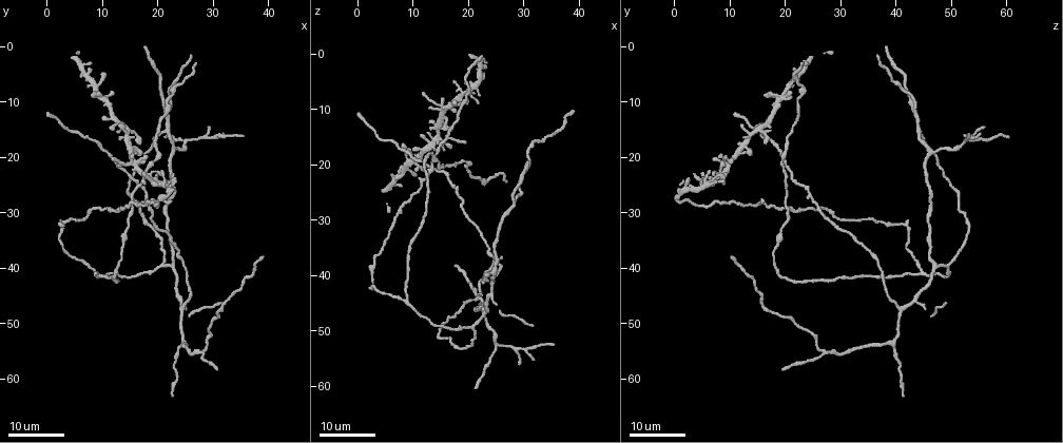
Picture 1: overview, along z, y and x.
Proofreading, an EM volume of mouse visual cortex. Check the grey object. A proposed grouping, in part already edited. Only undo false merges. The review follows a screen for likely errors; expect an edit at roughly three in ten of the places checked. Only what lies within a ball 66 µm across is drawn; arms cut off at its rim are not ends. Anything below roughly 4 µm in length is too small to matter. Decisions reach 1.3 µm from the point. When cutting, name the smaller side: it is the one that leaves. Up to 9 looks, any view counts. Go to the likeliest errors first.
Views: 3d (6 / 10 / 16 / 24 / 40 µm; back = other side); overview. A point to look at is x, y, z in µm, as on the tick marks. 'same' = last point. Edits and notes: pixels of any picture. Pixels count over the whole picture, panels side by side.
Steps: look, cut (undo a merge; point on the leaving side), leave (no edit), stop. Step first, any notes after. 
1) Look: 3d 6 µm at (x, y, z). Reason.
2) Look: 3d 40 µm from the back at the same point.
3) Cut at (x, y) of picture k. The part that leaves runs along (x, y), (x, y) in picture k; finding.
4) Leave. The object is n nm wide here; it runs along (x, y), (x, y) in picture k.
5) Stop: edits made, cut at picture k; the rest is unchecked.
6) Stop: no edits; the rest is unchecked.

Look: 3d 24 µm at (23.0, 18.5, 46.5). Three-way junction.

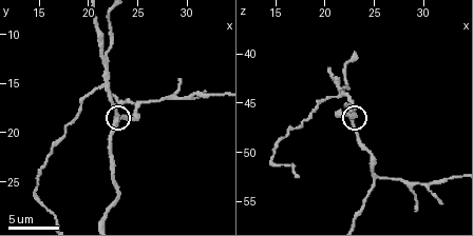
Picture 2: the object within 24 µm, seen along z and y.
Look: 3d 6 µm at the same point.

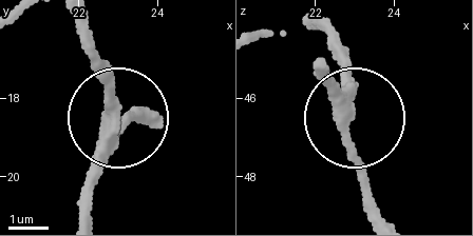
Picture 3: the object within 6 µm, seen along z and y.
Leave. It runs along (325, 71), (373, 218) in picture 3; all the same cell.

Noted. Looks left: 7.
Look: 3d 16 µm at (15.0, 21.0, 9.0). Four or more arms meet.

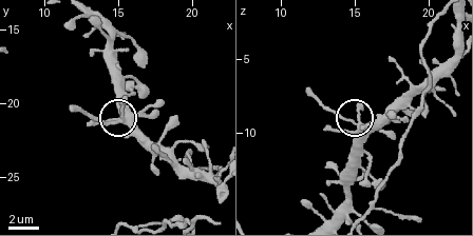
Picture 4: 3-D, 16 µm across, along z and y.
Look: 3d 6 µm at (15.0, 21.4, 9.2). Closer look.

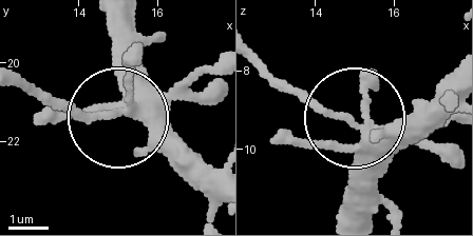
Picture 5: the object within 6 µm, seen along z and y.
Leave. 4 arms meet here; it runs along (212, 182), (132, 115), (81, 121), (35, 95) in picture 5; all the same cell.

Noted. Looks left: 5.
Look: 3d 24 µm at (8.5, 41.0, 44.5). Branch point.

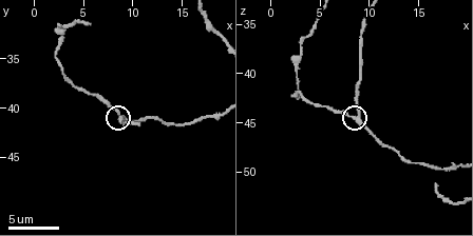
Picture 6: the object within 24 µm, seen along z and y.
Look: 3d 10 µm at the same point.

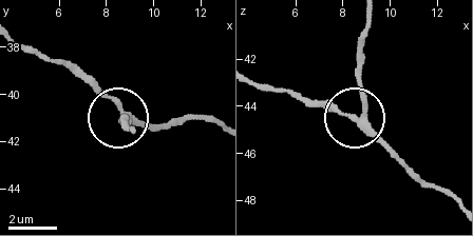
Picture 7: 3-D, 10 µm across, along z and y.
Leave. 3 arms meet here; it runs along (257, 86), (323, 100), (355, 118), (365, 100), (359, 48) in picture 7; all the same cell.

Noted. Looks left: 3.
Look: 3d 16 µm at (28.5, 55.5, 27.0). Three-way junction.

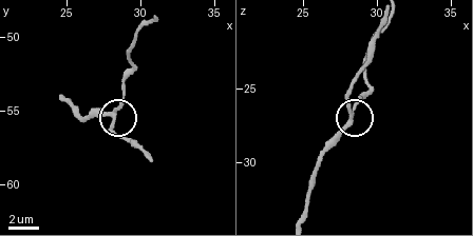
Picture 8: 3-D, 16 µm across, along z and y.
Look: 3d 10 µm at (28.2, 55.2, 27.0). Zoom in.

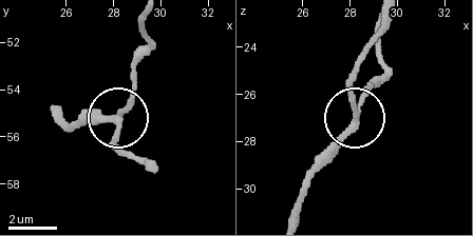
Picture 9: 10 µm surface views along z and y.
Leave. It runs along (292, 217), (307, 175), (352, 121), (354, 69) in picture 9; continuous, no second cell.

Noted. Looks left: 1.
Stop: no edits; the rest is unchecked.

